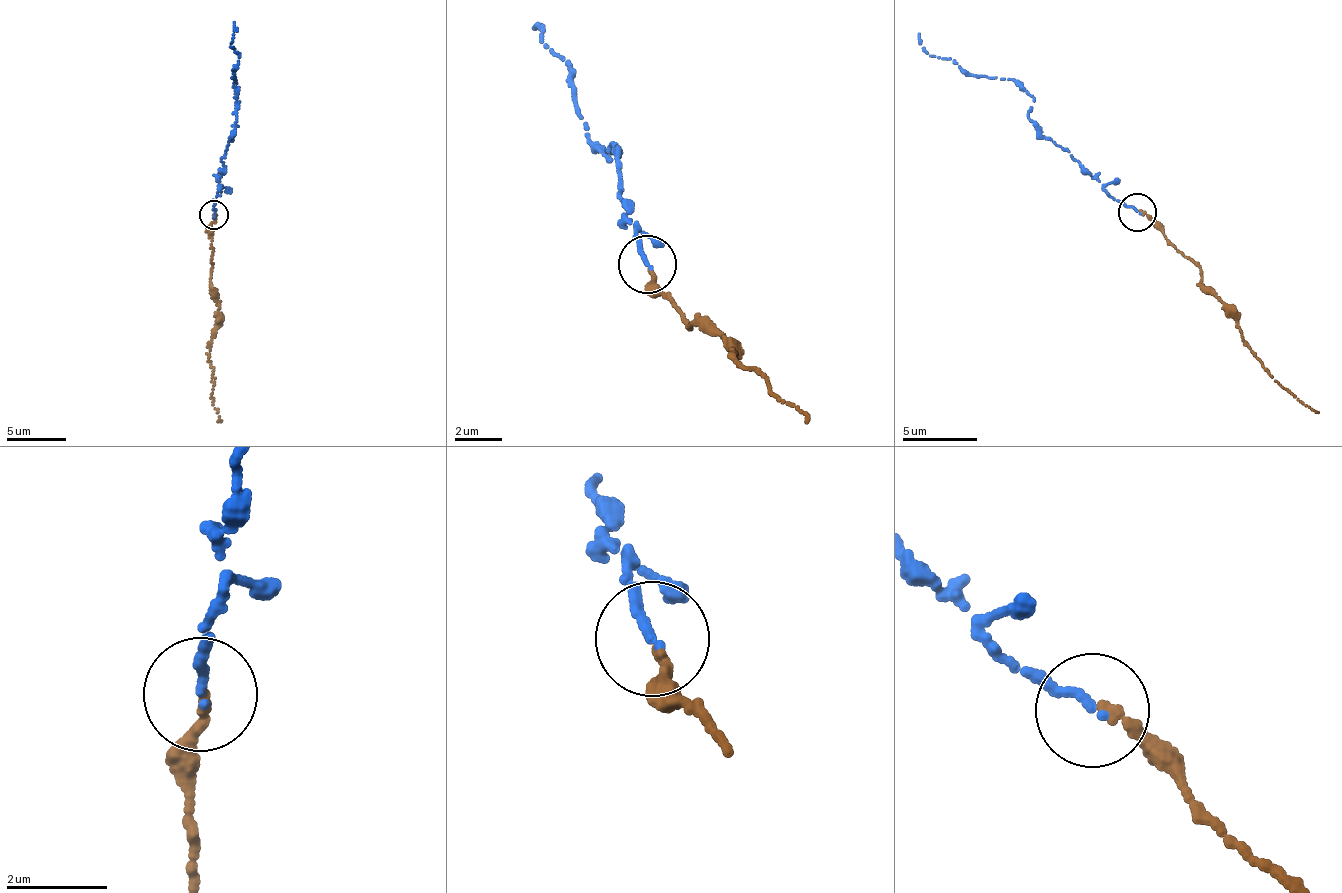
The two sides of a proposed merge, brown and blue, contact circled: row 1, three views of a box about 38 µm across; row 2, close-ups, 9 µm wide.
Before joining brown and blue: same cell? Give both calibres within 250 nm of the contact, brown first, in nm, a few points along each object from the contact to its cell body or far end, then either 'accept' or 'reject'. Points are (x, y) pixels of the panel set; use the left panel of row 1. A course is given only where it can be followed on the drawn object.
calibres 220 and 200 nm; course brown (214, 214), (210, 293), (219, 309), (208, 361), (211, 397), (221, 422); course blue (214, 214), (236, 118), (238, 94), (234, 82), (239, 57), (232, 42), (234, 22); accept

